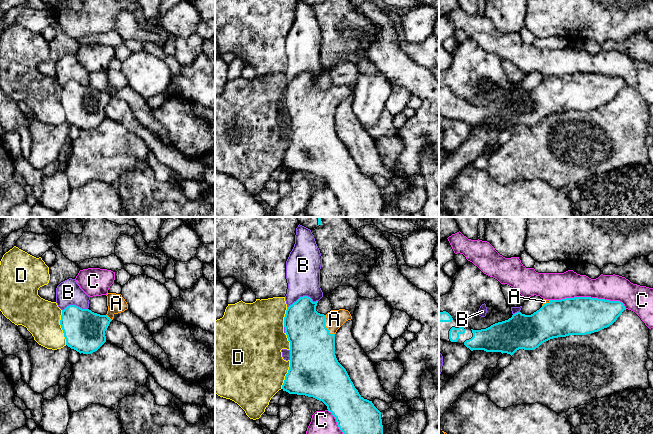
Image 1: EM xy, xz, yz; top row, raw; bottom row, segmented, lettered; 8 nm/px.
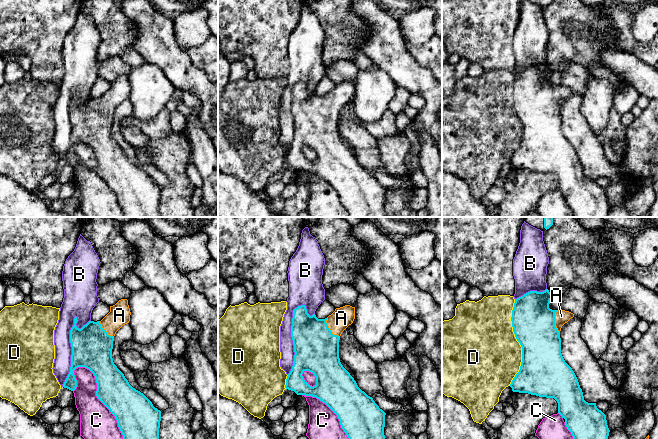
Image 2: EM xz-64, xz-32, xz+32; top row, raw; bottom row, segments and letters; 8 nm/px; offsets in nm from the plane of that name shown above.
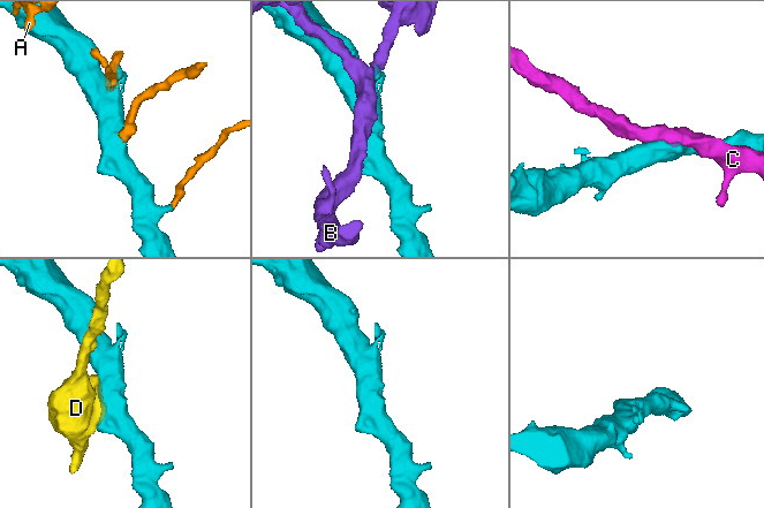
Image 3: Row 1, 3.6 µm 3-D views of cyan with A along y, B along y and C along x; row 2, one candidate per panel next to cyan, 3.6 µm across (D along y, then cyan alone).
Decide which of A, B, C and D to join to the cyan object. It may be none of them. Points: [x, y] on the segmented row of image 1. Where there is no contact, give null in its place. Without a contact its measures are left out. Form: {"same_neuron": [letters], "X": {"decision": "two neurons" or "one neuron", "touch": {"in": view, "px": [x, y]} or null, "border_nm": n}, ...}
{"same_neuron": ["A"], "A": {"decision": "one neuron", "touch": {"in": "xz", "px": [325, 326]}, "border_nm": 180}, "B": {"decision": "two neurons", "touch": {"in": "xz", "px": [303, 296]}, "border_nm": 260}, "C": {"decision": "two neurons", "touch": {"in": "yz", "px": [589, 297]}, "border_nm": 600}, "D": {"decision": "two neurons", "touch": {"in": "xy", "px": [61, 327]}, "border_nm": 280}}

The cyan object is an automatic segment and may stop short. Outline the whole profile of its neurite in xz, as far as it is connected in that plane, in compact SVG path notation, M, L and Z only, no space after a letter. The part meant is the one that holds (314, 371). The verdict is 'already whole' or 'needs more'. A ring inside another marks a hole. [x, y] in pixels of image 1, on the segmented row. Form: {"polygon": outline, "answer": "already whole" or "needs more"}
{"polygon": "M308 296L300 297L287 307L284 317L285 333L290 342L290 367L282 385L289 394L305 395L322 401L335 417L343 434L383 434L381 412L372 401L364 399L355 388L346 369L338 362L335 355L335 334L352 316L348 310L331 310L326 315L316 311L318 301L313 302Z", "answer": "needs more"}

